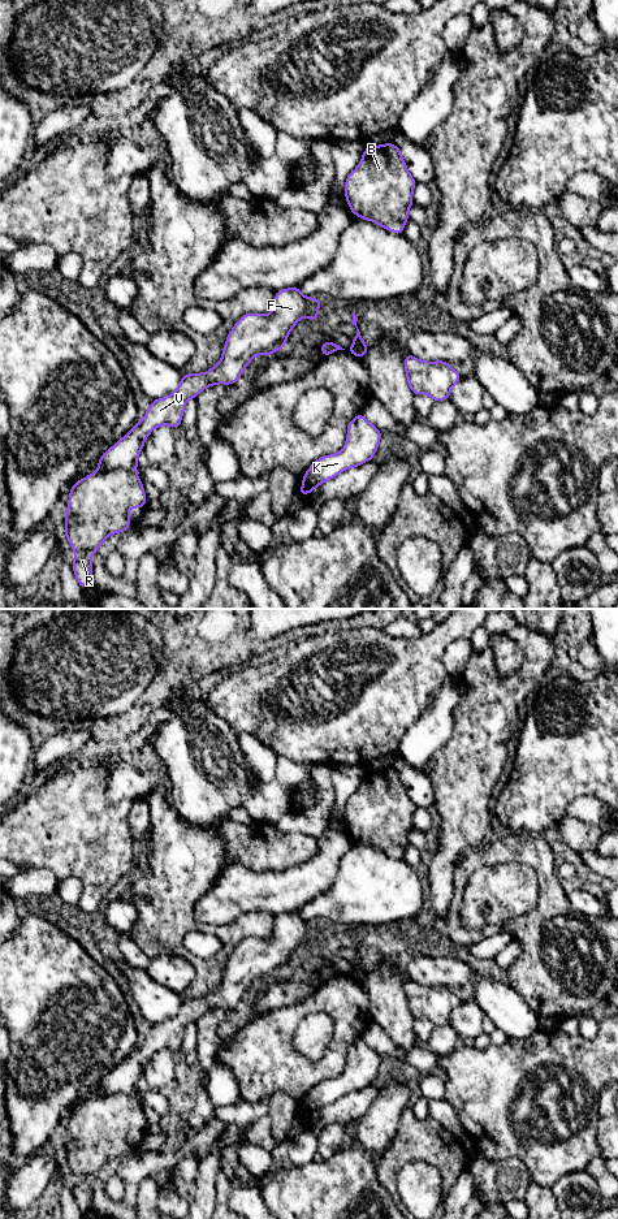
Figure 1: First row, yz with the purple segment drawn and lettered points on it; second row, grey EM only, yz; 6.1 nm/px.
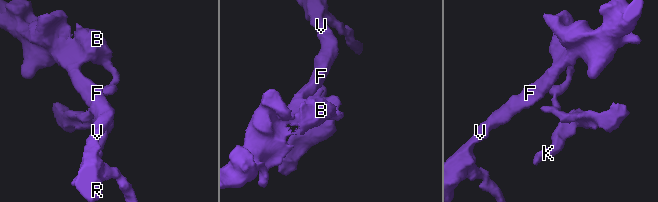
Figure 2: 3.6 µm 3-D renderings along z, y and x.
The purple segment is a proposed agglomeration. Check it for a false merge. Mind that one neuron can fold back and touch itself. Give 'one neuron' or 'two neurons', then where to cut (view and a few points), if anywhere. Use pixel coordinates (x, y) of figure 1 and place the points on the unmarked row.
two neurons | yz (353, 969), (361, 982)

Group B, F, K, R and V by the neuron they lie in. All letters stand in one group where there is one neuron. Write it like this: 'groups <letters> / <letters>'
groups B F R V / K

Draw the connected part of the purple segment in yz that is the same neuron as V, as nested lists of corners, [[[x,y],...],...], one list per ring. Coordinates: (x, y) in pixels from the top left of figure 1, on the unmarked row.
[[[294,911],[276,917],[271,938],[243,939],[229,956],[221,985],[213,993],[204,998],[182,999],[176,1016],[151,1025],[143,1043],[98,1084],[98,1095],[70,1111],[64,1159],[74,1175],[75,1181],[72,1190],[82,1212],[91,1209],[94,1186],[90,1180],[98,1176],[108,1160],[129,1154],[129,1134],[142,1133],[147,1125],[143,1107],[137,1099],[137,1082],[151,1055],[165,1049],[173,1052],[180,1051],[185,1029],[190,1023],[196,1023],[203,1013],[216,1008],[234,1008],[255,980],[271,980],[285,972],[286,963],[299,943],[307,942],[314,946],[319,942],[319,931],[320,922],[307,922],[298,911]]]

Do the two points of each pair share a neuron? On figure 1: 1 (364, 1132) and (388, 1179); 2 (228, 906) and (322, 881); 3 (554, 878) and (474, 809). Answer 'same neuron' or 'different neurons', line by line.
1: different neurons
2: same neuron
3: different neurons

